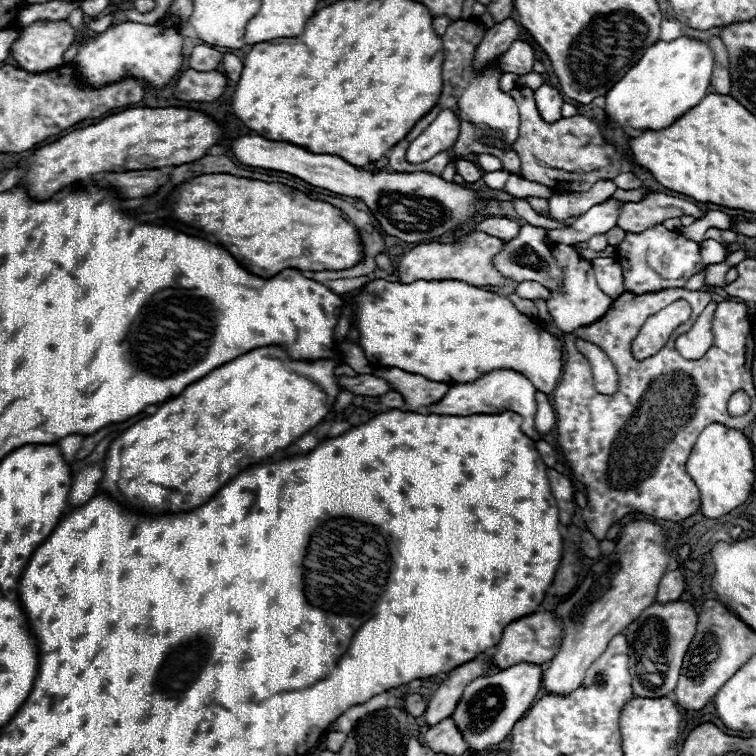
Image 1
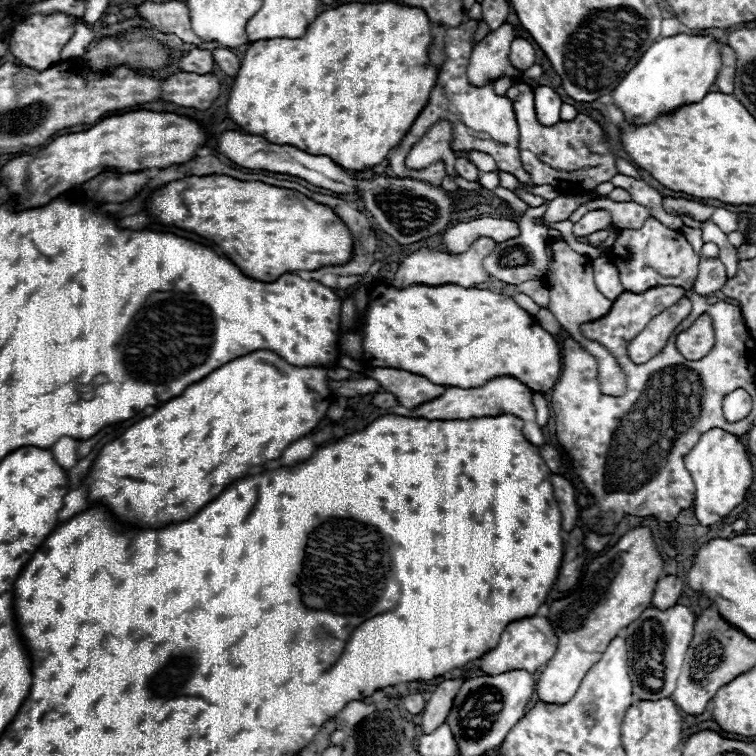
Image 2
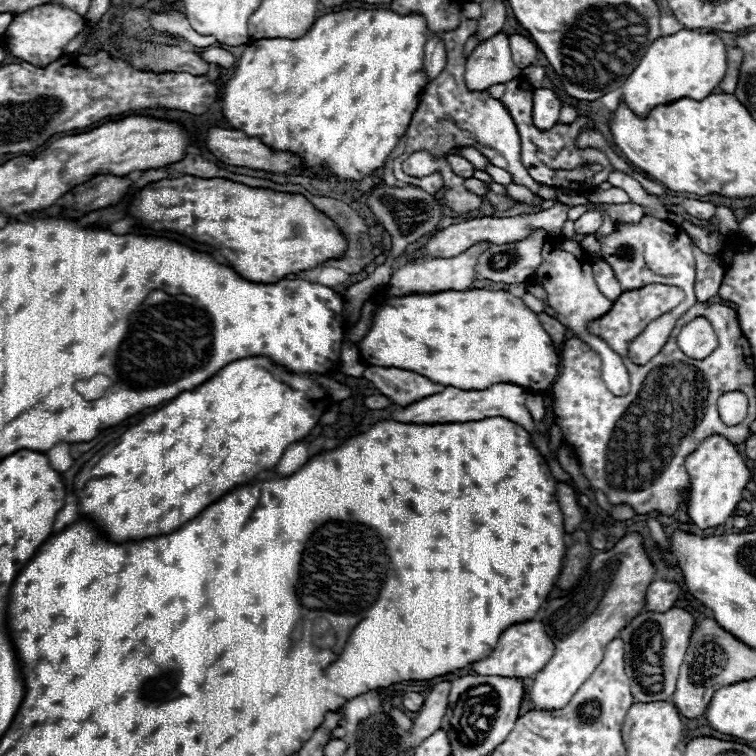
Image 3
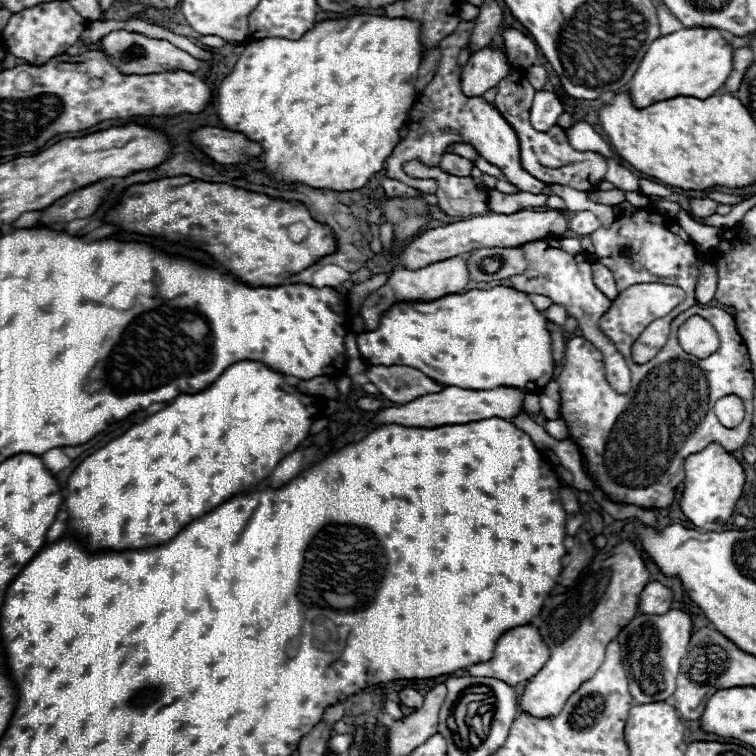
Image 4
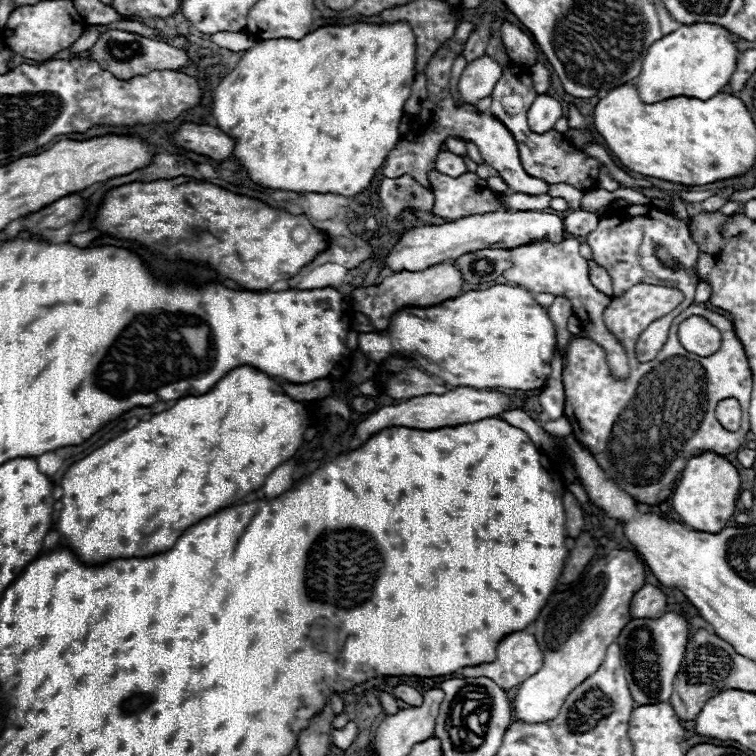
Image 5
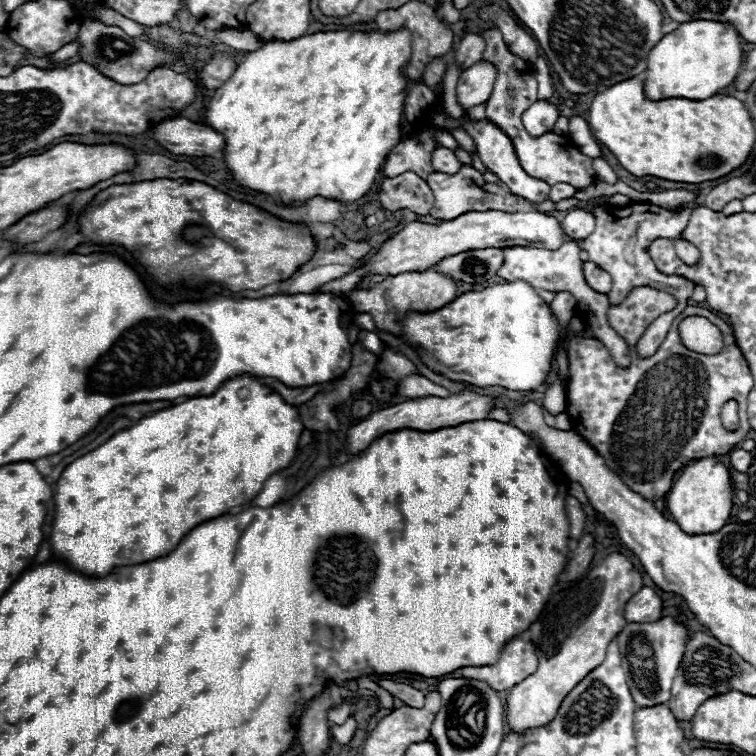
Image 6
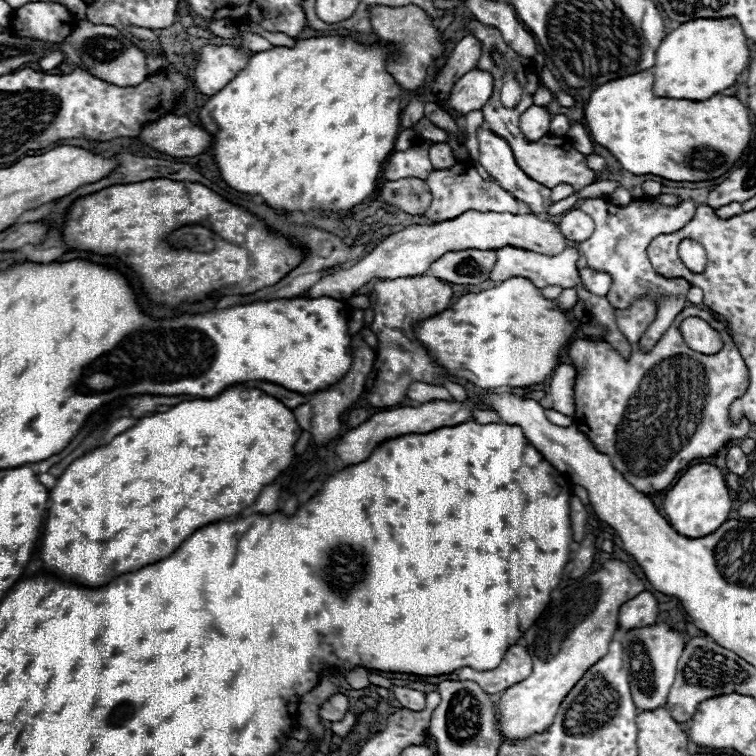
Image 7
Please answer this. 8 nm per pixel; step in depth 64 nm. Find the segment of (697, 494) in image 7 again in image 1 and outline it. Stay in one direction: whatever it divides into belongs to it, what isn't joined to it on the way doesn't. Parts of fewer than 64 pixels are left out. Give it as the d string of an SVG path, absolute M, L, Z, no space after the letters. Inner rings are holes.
M710 424L698 436L688 456L686 470L692 476L696 488L700 490L700 514L704 518L716 520L740 506L750 494L754 482L752 444L740 430L730 430L722 424Z

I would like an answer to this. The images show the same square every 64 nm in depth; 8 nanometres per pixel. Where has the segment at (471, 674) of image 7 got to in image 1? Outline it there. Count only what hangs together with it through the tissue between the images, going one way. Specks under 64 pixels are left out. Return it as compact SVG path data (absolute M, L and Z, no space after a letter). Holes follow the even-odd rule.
M536 612L536 614L528 614L512 624L508 624L502 632L502 640L496 648L496 652L492 654L490 662L494 668L498 670L506 670L514 664L520 662L528 662L528 664L544 664L548 660L554 658L558 646L562 642L562 630L558 628L558 620L554 620L554 616L550 612Z

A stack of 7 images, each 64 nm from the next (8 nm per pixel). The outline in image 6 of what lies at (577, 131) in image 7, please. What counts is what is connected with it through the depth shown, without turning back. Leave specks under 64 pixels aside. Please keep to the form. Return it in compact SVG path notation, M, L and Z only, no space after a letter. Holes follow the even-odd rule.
M574 116L574 118L570 120L568 132L570 132L570 136L572 136L574 146L578 146L578 150L580 150L582 154L586 154L586 156L590 156L590 158L598 158L598 156L602 154L598 142L594 140L594 136L592 136L592 132L590 132L590 128L588 128L588 124L586 124L584 118Z

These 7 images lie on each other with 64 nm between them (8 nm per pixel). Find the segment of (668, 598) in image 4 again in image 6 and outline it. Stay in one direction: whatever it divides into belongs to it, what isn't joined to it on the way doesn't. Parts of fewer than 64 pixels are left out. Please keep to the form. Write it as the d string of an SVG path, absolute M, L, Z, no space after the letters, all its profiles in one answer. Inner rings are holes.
M642 588L624 606L624 620L638 624L654 622L660 618L660 612L662 612L660 596L652 588Z

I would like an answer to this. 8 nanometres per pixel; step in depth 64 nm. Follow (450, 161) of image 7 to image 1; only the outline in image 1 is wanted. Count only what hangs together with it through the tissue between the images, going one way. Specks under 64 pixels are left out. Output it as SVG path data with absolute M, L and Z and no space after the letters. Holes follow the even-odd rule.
M456 160L456 172L466 180L466 182L476 182L482 178L482 172L480 168L474 164L474 162L468 162L468 160Z

